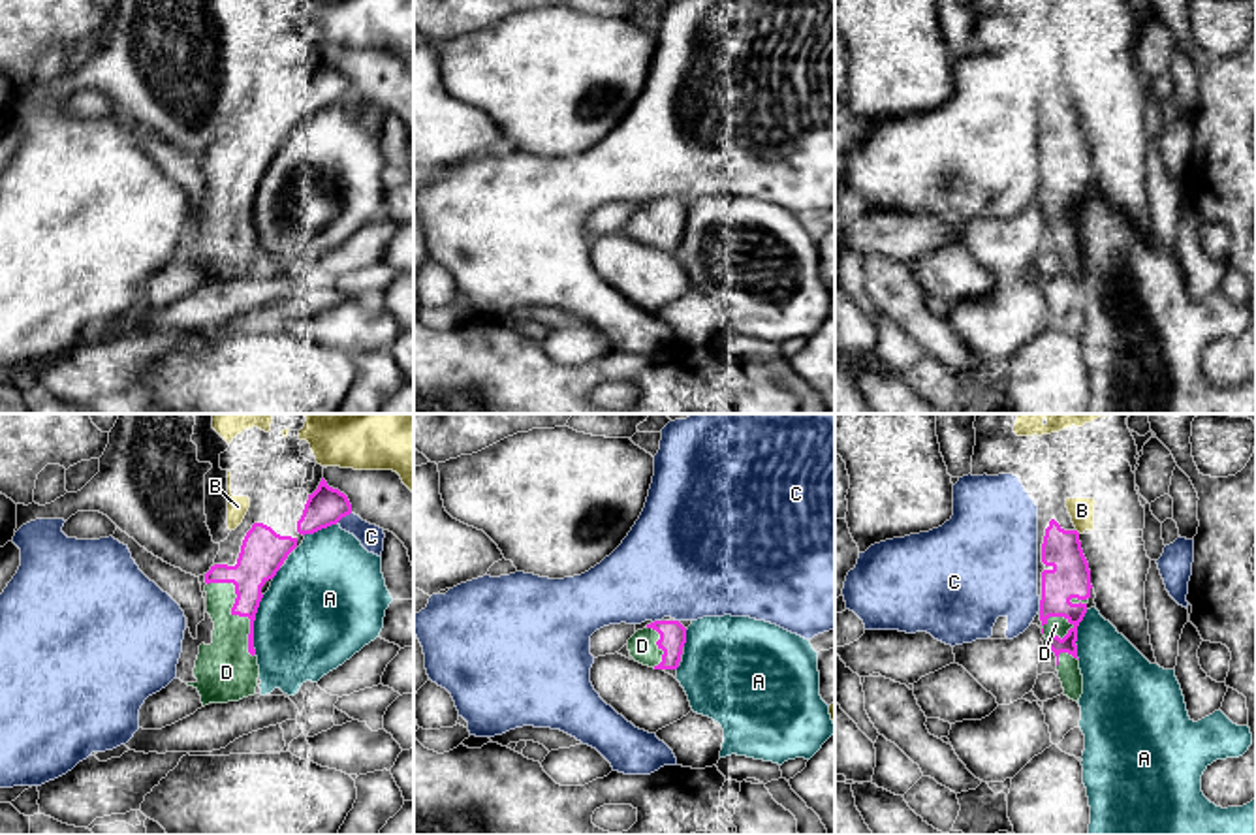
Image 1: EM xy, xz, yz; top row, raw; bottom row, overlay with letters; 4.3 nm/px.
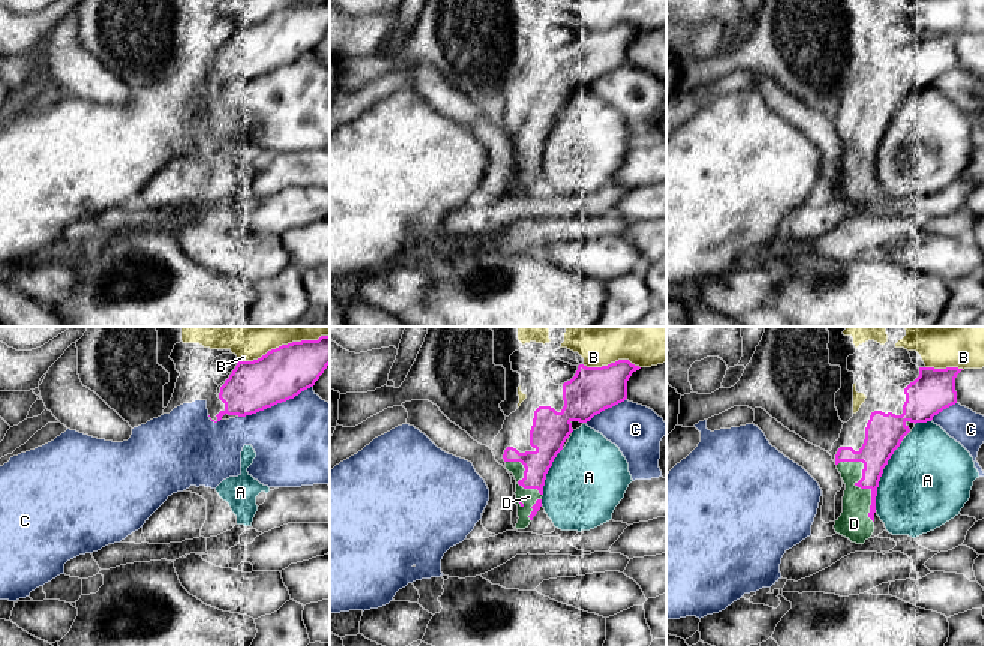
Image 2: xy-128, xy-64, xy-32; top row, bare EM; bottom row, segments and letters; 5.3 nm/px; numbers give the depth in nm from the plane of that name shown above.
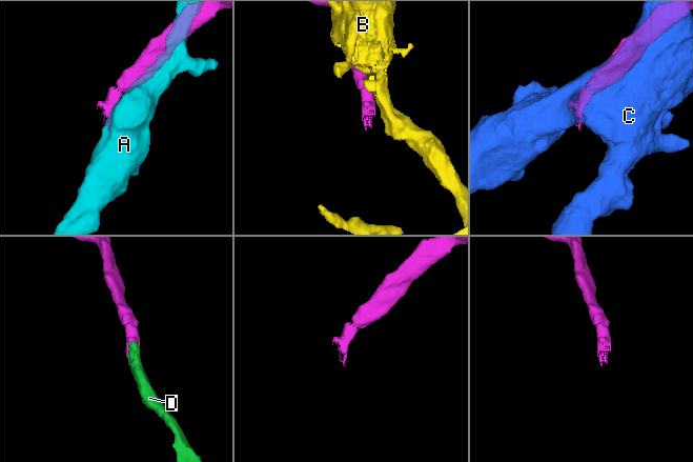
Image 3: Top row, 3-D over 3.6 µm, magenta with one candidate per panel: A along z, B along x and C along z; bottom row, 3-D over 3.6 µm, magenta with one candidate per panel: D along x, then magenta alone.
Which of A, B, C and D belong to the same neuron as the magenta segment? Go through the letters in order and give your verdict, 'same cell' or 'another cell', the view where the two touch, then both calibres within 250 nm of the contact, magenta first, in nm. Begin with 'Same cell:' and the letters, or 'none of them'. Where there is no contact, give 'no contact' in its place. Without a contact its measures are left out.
Same cell: D
A: another cell | xy | 160/460 nm
B: another cell | no contact
C: another cell | xy | 170/110 nm
D: same cell | xy | 180/260 nm

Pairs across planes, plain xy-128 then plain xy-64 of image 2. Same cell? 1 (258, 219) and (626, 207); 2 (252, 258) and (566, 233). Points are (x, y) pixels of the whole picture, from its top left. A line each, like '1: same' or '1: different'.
1: same
2: different

